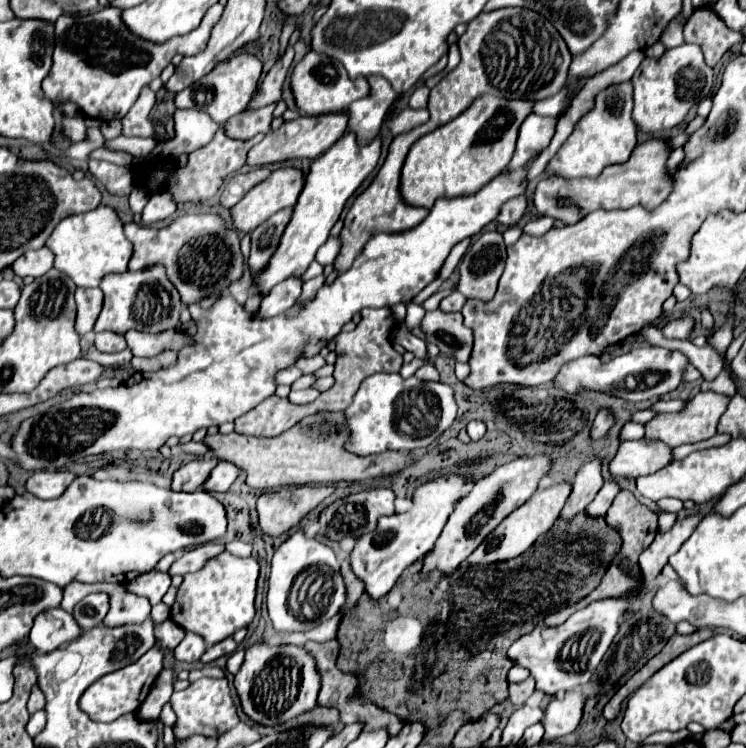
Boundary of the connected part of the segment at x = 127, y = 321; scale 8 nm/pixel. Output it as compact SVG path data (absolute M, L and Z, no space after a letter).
M152 267L144 271L126 271L122 275L108 275L100 283L104 291L104 307L94 325L94 331L114 331L124 335L128 329L144 331L144 333L160 333L174 329L180 319L182 303L174 285L166 279L162 267Z

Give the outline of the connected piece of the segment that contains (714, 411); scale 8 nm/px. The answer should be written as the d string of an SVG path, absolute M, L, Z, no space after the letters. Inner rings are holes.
M712 391L698 393L692 401L686 403L684 411L680 411L680 413L660 413L650 423L646 423L646 437L660 439L670 447L710 439L712 435L716 435L716 423L720 419L720 415L726 411L728 403L730 403L730 397L726 397L726 395L718 395L718 393L712 393Z

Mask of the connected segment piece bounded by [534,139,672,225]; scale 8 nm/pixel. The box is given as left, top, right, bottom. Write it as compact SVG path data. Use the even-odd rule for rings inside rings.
M650 139L638 145L626 163L610 165L598 177L564 179L558 175L550 175L536 185L534 207L540 215L550 215L566 225L574 225L598 207L606 211L630 209L632 205L644 205L648 209L658 207L658 203L664 201L672 191L672 177L666 171L668 155L670 149L666 147L664 139Z

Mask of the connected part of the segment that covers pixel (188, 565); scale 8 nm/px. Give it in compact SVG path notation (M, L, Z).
M206 543L200 545L196 549L190 549L186 553L182 553L170 567L170 575L186 575L192 571L198 571L206 559L212 559L214 555L220 555L226 549L224 543Z

